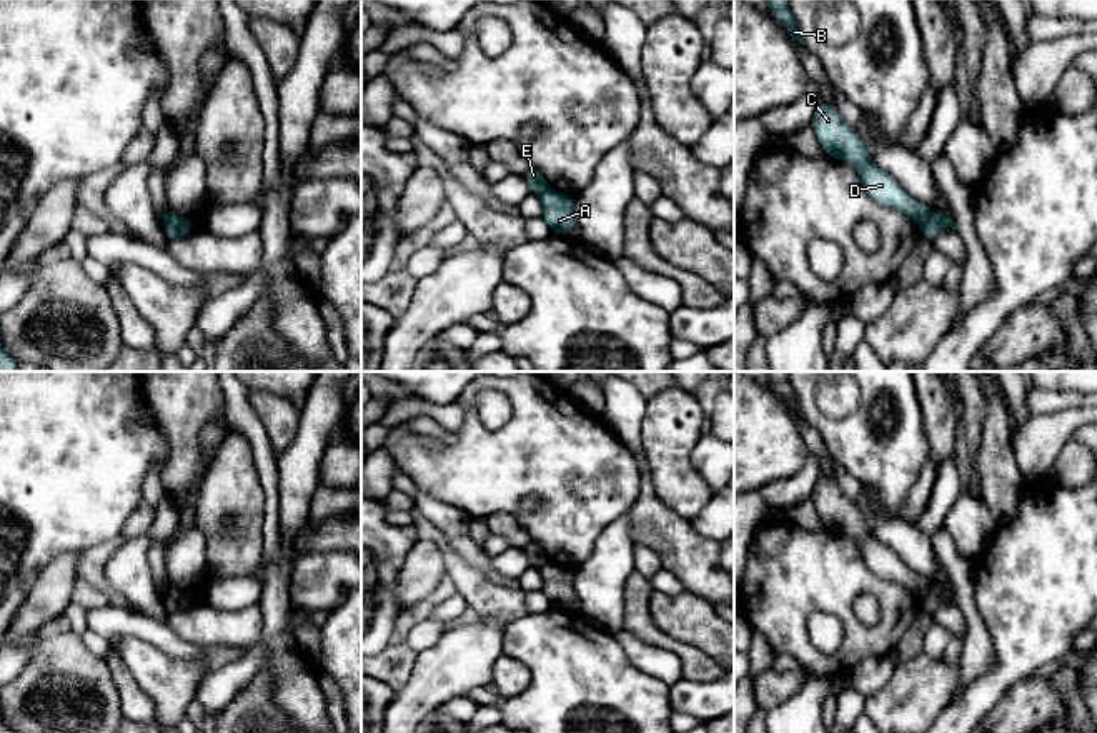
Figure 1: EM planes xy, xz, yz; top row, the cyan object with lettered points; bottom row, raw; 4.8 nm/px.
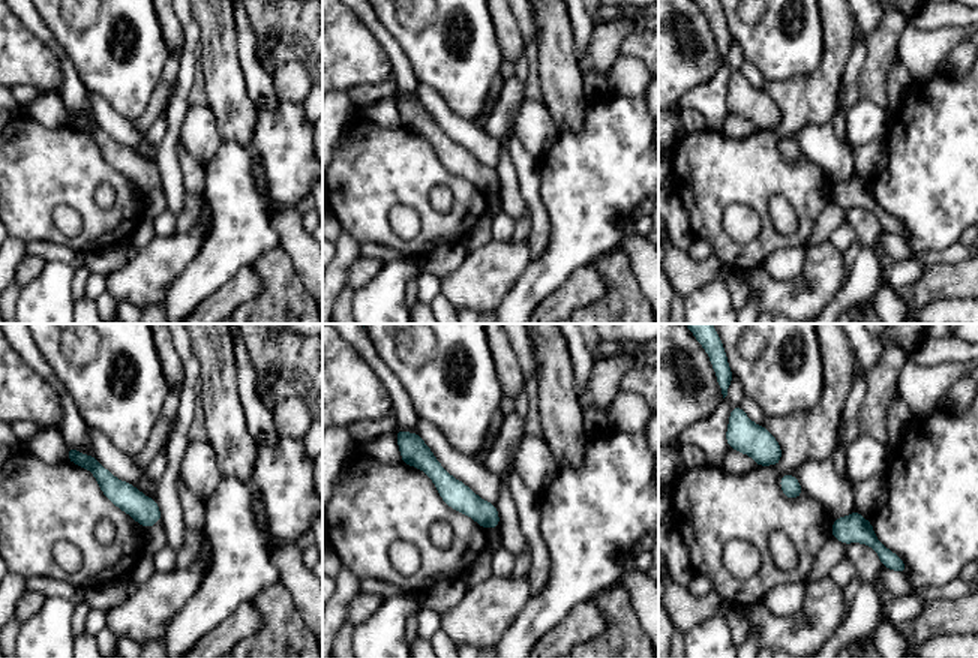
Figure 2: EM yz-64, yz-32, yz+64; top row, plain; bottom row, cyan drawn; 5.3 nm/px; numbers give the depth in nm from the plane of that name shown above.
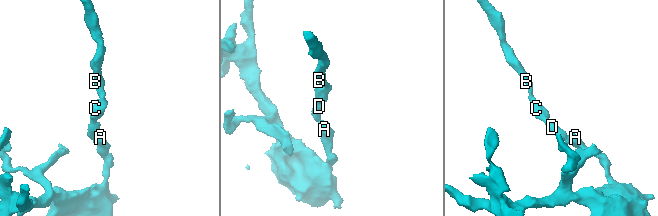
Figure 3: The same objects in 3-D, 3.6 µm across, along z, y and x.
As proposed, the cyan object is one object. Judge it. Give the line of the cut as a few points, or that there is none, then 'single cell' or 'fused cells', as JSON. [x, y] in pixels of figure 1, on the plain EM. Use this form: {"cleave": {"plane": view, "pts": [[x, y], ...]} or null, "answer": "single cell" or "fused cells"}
{"cleave": {"plane": "yz", "pts": [[931, 585], [921, 600]]}, "answer": "fused cells"}

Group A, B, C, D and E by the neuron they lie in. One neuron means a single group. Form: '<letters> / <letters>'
A / B C D E

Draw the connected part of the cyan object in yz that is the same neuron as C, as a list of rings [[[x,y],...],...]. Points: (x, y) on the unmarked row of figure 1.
[[[819,475],[811,500],[827,530],[844,533],[859,545],[872,573],[909,588],[921,601],[927,596],[931,583],[912,573],[889,546],[871,533],[862,510],[844,495],[834,478]]]

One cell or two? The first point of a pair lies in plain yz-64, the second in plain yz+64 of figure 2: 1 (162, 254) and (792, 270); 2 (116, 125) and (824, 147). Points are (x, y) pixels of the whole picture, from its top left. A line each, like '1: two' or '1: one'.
1: two
2: one

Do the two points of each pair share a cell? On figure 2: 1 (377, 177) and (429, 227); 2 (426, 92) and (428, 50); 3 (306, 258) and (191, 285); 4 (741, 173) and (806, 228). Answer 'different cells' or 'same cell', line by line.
1: same cell
2: different cells
3: different cells
4: same cell

